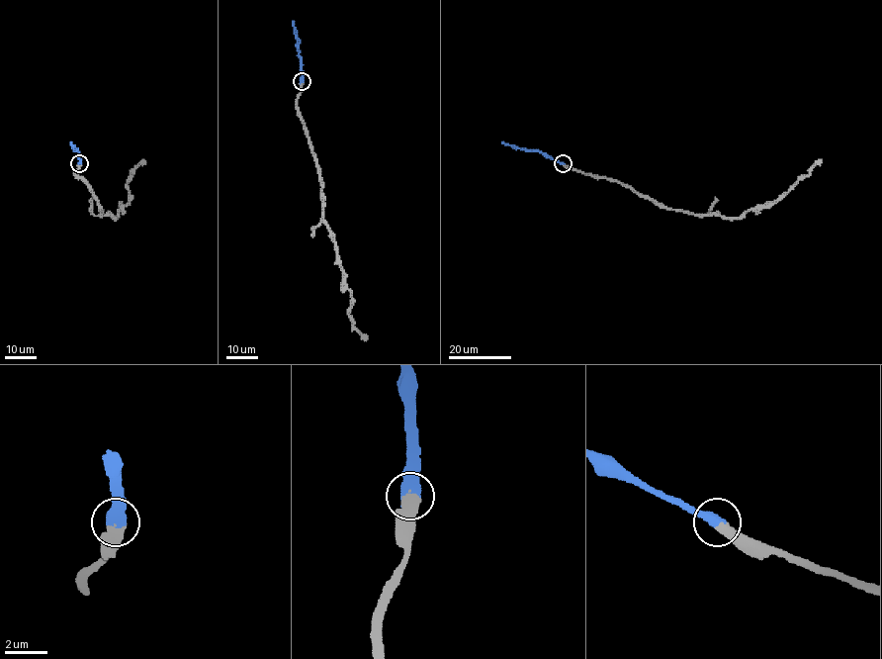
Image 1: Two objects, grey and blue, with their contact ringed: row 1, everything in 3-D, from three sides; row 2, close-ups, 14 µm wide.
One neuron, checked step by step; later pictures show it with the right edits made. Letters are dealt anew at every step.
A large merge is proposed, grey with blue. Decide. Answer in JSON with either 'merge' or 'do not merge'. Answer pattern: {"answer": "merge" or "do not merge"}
{"answer": "merge"}

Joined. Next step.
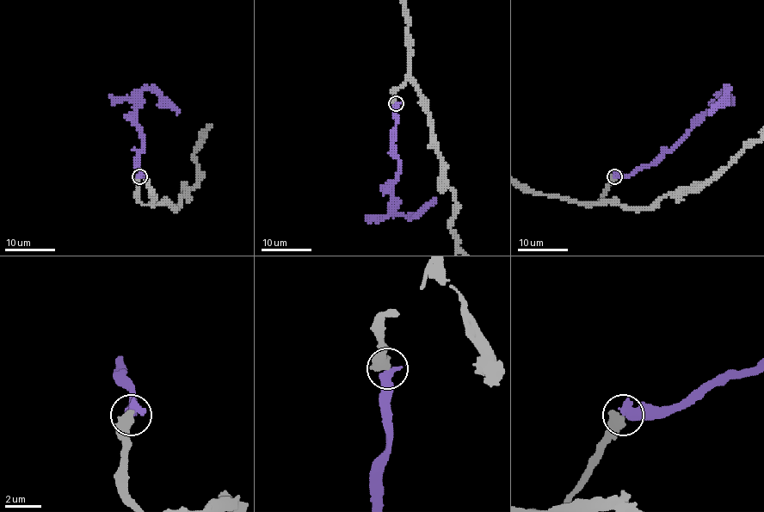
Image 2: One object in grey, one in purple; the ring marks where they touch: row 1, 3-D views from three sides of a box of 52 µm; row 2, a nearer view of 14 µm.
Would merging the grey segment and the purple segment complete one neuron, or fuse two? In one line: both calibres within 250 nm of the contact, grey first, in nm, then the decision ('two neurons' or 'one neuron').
600/550 nm | one neuron

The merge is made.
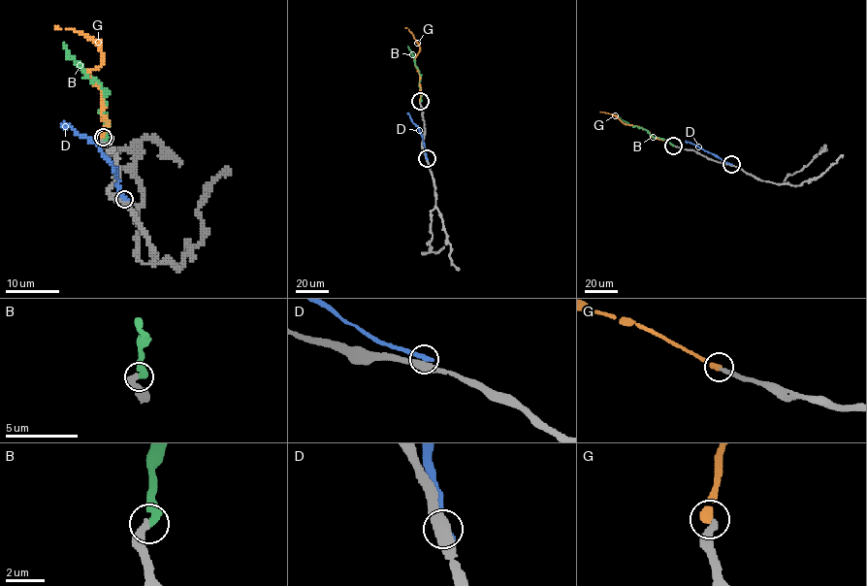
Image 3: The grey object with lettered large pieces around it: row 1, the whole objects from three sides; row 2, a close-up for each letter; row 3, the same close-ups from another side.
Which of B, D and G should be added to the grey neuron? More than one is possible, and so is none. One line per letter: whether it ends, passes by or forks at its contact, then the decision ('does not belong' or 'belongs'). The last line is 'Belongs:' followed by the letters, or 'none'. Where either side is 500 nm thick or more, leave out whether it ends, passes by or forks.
B: it ends | belongs
D: does not belong
G: it ends | does not belong
Belongs: B

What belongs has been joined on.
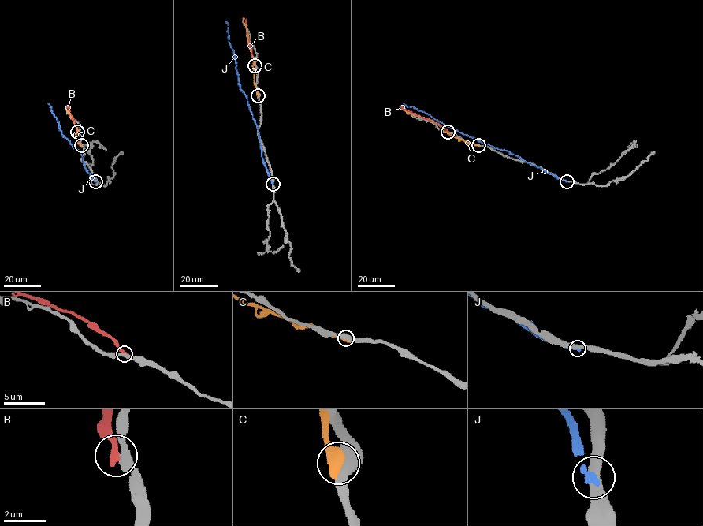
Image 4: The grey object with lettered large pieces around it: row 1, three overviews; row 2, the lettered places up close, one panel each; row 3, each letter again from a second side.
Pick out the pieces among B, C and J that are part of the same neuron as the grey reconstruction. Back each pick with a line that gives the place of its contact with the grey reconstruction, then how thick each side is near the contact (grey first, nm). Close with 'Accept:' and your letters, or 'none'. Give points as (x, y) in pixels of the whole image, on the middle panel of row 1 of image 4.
Accept: none

